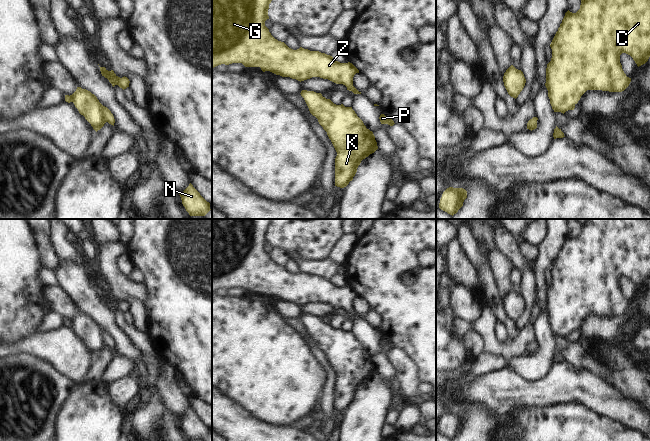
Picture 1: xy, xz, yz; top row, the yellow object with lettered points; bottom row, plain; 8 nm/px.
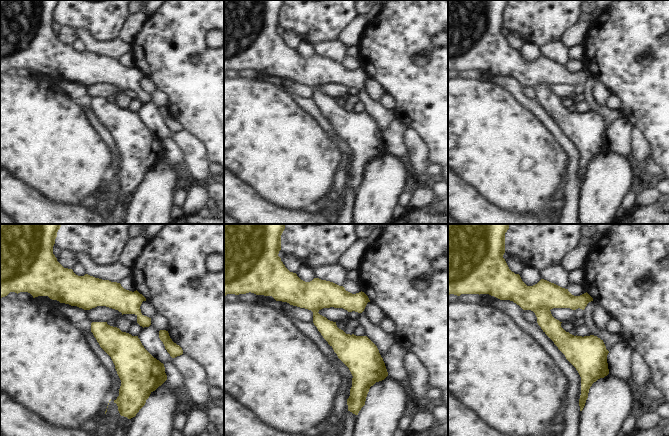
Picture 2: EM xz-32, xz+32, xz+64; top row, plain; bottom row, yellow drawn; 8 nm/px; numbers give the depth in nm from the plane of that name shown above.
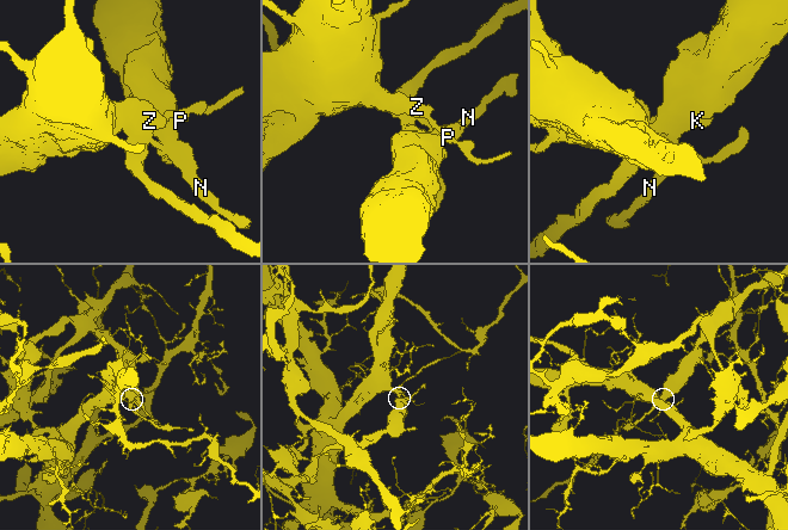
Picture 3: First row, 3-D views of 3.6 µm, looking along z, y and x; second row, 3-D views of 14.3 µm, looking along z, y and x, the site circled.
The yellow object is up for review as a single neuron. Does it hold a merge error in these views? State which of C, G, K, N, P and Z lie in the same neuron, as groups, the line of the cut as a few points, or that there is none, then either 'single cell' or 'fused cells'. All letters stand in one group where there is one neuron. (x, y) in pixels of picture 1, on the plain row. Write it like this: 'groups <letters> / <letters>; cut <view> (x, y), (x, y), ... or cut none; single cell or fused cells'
groups C G K N P Z; cut none; single cell

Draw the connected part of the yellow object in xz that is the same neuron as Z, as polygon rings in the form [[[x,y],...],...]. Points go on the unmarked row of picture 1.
[[[212,219],[212,293],[221,288],[242,287],[300,306],[312,301],[328,303],[361,318],[353,310],[353,301],[359,294],[352,287],[340,287],[330,279],[302,271],[293,274],[271,259],[265,245],[269,243],[272,224],[273,219]]]

